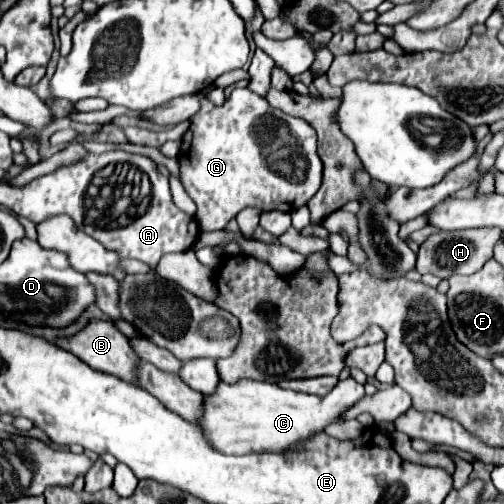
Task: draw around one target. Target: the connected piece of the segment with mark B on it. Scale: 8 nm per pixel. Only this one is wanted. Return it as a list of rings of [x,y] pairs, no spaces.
[[[94,318],[80,332],[76,332],[74,336],[70,336],[70,338],[56,338],[54,344],[58,344],[60,348],[66,348],[68,352],[72,352],[74,356],[78,356],[82,362],[86,362],[94,370],[100,370],[100,372],[106,372],[106,374],[112,374],[116,378],[122,378],[126,382],[136,384],[134,368],[140,362],[140,358],[130,348],[128,338],[122,332],[118,332],[112,322],[96,320]]]

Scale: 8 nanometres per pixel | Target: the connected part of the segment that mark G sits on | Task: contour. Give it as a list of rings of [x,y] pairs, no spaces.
[[[234,88],[222,106],[214,106],[206,98],[206,92],[200,96],[202,106],[190,120],[190,128],[182,136],[182,148],[178,154],[182,184],[198,206],[194,220],[198,222],[200,232],[226,228],[228,220],[248,206],[260,210],[294,212],[316,194],[322,182],[322,160],[316,154],[316,134],[310,124],[302,118],[294,118],[278,108],[272,108],[266,98],[248,88]]]

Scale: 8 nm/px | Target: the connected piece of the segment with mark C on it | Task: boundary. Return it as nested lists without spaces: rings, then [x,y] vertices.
[[[352,376],[340,380],[326,398],[256,380],[238,380],[234,384],[220,382],[218,386],[220,390],[214,390],[214,394],[204,394],[204,416],[196,424],[204,438],[222,454],[284,452],[298,440],[306,440],[314,432],[322,432],[328,424],[340,422],[340,414],[364,396],[364,386]]]

